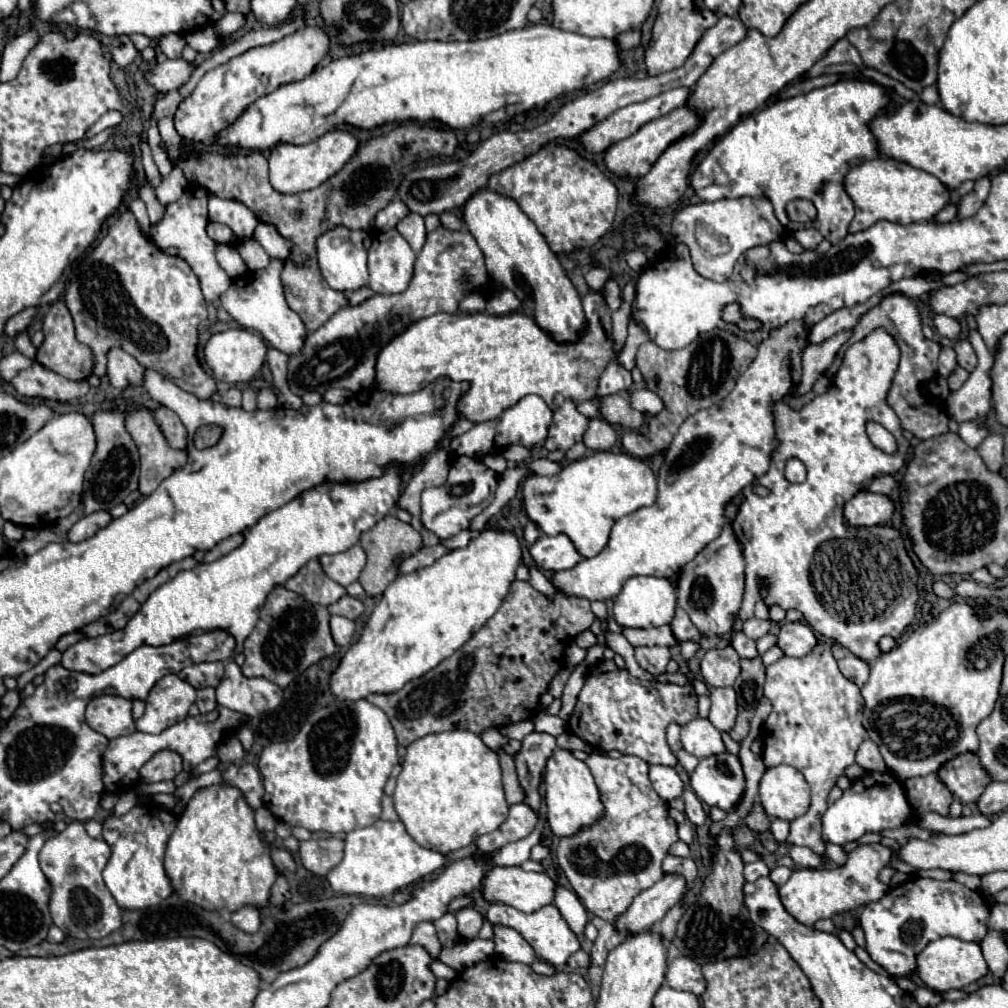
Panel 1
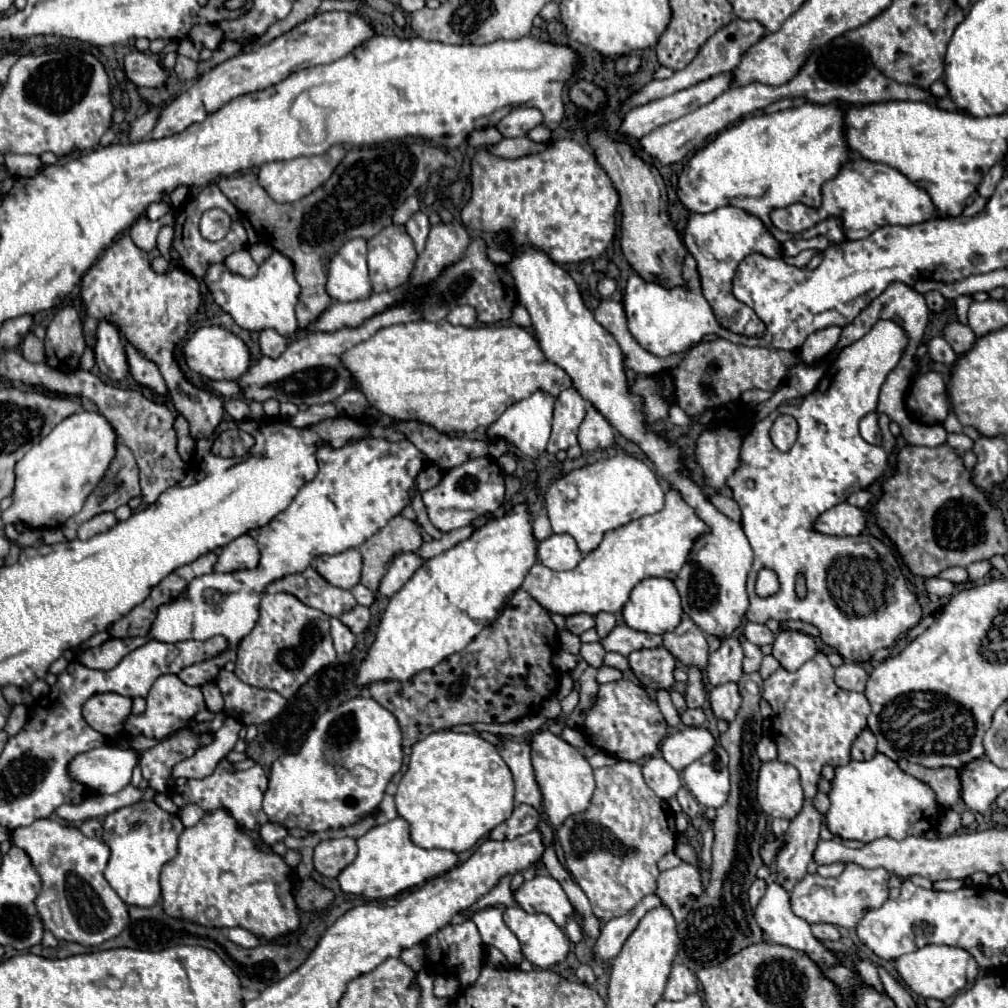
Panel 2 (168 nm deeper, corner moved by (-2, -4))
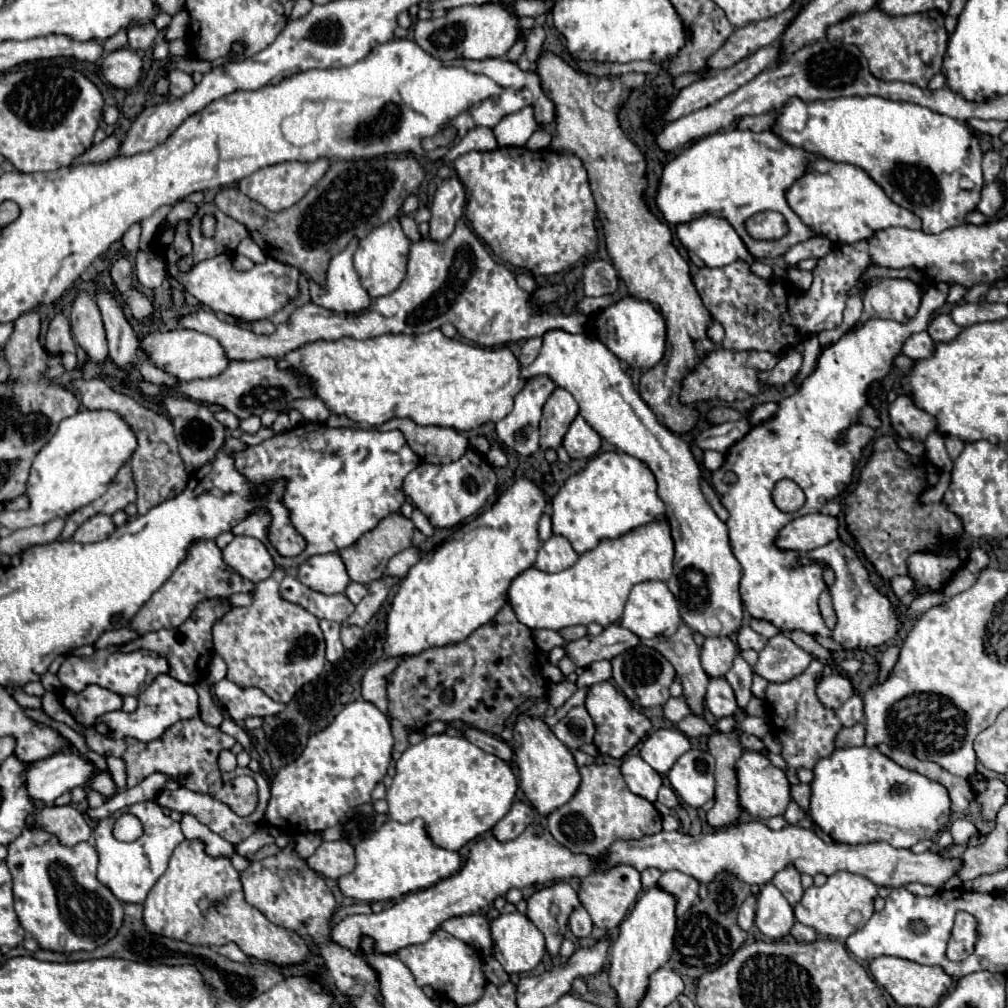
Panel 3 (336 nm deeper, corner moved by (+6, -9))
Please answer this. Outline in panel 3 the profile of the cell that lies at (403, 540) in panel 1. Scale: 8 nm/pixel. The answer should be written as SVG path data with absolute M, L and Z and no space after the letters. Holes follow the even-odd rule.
M395 512L395 514L389 514L387 518L383 518L373 530L365 532L353 546L339 550L339 556L341 556L341 560L343 560L345 568L347 568L349 578L353 582L361 582L361 584L369 584L369 582L381 578L387 560L411 546L413 530L415 530L413 522L409 518L405 518L403 514Z

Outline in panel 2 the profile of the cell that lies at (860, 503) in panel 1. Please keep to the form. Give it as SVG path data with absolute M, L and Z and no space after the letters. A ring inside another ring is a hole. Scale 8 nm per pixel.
M839 503L817 519L815 529L825 535L843 537L843 535L861 535L865 525L867 521L865 521L863 509L849 503Z

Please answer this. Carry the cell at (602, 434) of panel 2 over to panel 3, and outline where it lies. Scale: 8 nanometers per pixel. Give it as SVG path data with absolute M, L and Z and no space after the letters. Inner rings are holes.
M577 416L571 422L567 434L563 436L563 448L571 458L589 458L597 454L599 446L601 446L599 434L583 420L583 416Z

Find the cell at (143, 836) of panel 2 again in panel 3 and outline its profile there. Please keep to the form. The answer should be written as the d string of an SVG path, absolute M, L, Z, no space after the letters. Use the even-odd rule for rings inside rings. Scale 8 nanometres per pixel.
M147 800L141 804L133 804L105 820L101 820L97 824L97 828L93 830L95 834L95 848L99 852L99 870L97 870L97 878L121 900L121 902L143 902L149 894L149 890L155 886L155 882L159 880L159 876L165 872L167 862L173 854L173 850L185 840L179 822L171 820L169 816L163 814L161 806L155 800ZM123 812L131 812L135 814L145 832L139 840L135 842L117 842L111 836L111 828L115 824L115 818Z

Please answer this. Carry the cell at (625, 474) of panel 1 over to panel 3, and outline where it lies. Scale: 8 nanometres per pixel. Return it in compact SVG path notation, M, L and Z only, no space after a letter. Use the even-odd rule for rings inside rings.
M601 452L579 474L573 474L551 500L553 532L565 536L577 554L593 550L601 540L615 540L633 528L653 520L665 520L665 504L657 496L657 482L649 466L625 452Z

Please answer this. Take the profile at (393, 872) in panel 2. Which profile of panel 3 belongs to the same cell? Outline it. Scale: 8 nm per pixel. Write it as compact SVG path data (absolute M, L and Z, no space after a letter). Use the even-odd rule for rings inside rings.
M421 818L407 824L387 820L385 826L381 826L381 830L373 834L373 838L367 838L365 842L359 842L355 846L355 856L357 866L353 872L339 878L339 888L345 896L359 902L381 902L401 898L409 892L425 890L461 868L459 852L435 846Z

